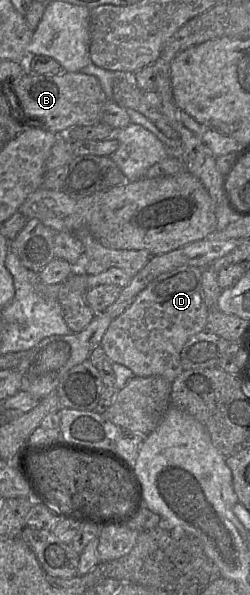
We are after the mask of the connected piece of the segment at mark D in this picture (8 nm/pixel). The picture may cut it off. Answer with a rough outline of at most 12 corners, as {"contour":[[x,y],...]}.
{"contour":[[201,270],[150,282],[103,334],[108,358],[172,382],[205,330]]}

